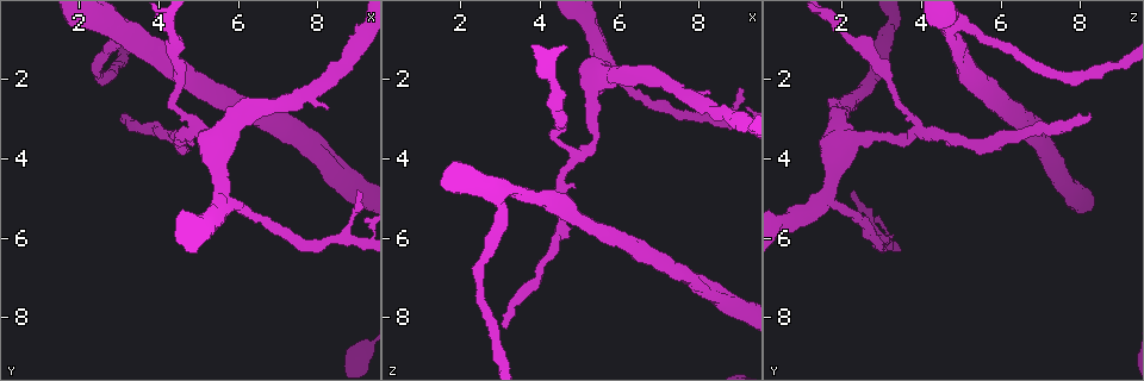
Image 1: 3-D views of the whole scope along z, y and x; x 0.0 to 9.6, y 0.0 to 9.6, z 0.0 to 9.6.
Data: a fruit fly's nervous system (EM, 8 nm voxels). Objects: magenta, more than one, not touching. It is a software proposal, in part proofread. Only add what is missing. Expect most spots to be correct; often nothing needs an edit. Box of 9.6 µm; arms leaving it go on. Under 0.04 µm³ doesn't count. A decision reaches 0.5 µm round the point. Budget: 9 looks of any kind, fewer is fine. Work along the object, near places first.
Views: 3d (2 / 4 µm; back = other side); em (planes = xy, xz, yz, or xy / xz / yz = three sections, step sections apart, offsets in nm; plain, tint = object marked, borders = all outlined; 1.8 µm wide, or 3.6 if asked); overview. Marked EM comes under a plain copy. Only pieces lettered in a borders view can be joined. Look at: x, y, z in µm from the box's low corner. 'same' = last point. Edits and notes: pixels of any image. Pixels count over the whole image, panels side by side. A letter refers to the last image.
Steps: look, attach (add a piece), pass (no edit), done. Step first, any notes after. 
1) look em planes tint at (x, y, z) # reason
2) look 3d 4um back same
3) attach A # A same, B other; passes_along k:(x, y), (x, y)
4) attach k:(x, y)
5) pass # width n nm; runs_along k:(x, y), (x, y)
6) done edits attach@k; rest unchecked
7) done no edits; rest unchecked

look em 3.6um xz step 8 tint at (4.95, 3.25, 3.95) # three-way junction

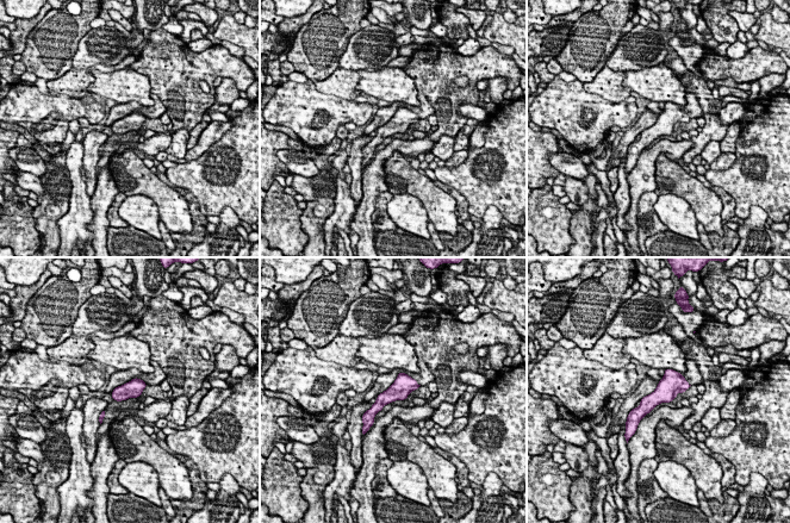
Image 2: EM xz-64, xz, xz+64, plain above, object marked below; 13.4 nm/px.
look em 3.6um xz step 8 borders same

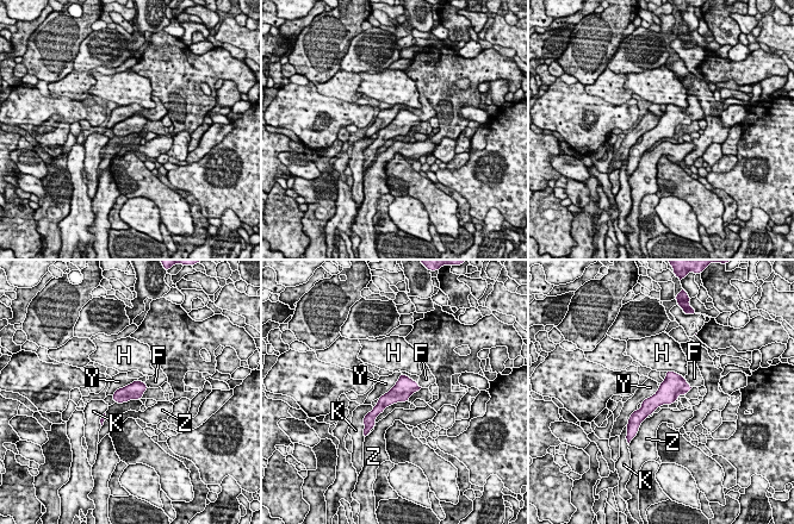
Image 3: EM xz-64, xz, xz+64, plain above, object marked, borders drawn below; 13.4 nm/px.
pass # longest_contact Y 480 nm; F other, H other, K other, Y other, Z other; border 3:(143, 381), (126, 384), (112, 395); no lettered piece goes on from it

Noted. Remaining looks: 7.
look em 3.6um xy step 4 borders at (8.30, 2.70, 2.40) # free end

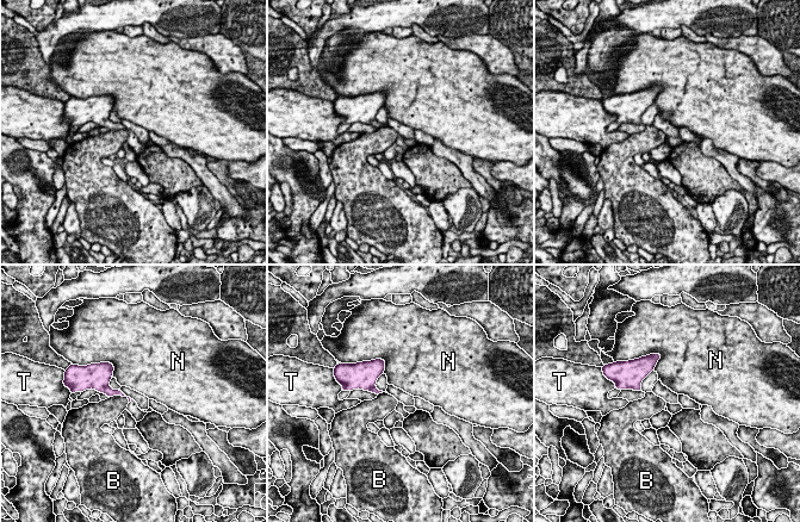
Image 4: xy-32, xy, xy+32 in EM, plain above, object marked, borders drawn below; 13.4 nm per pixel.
pass # longest_contact B 300 nm; B other, N other, T other; none of them fits

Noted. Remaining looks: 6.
look em yz step 16 borders at (9.00, 4.85, 2.30) # branch stops here

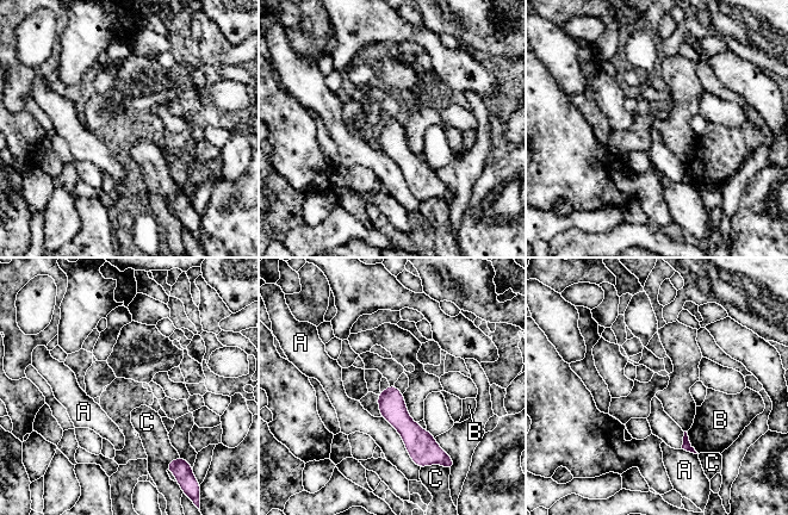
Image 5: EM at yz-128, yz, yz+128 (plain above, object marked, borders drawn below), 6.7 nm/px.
pass # width 180 nm; A other, B other, C other; runs_along 5:(391, 388), (417, 458); no lettered piece goes on from it

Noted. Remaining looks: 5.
look 3d 4um at (3.05, 0.60, 4.70) # thin arm on a thick one

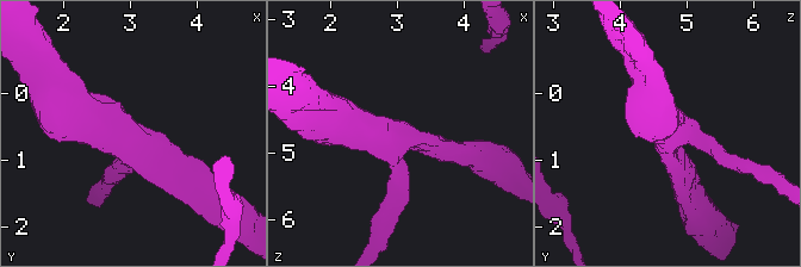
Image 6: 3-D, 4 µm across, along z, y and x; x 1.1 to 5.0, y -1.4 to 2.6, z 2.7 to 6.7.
look em 3.6um planes borders at (3.00, 0.65, 4.70) # arms 3; arm_widths 220, 300, 700 nm; need the tissue

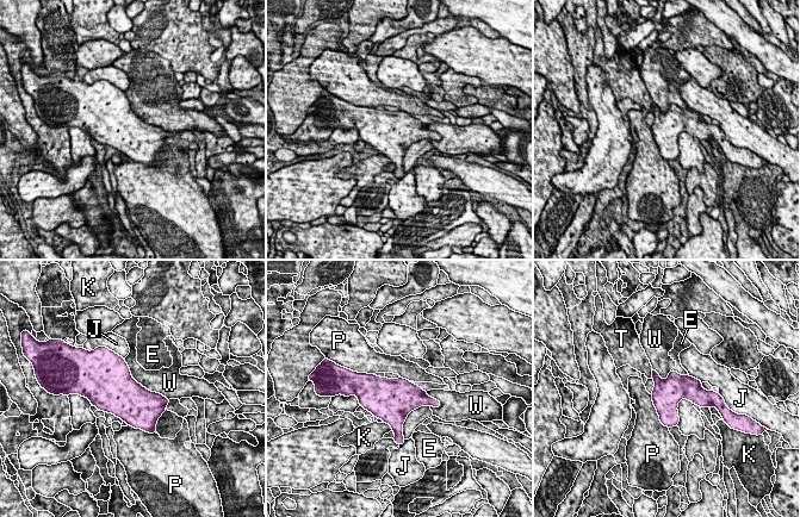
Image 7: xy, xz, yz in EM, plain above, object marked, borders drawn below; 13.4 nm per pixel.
pass # E other, J other, K other, P other, T other, W other; border 7:(124, 359), (138, 382), (168, 399); no lettered piece goes on from it

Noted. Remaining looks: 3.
done no edits; rest unchecked

